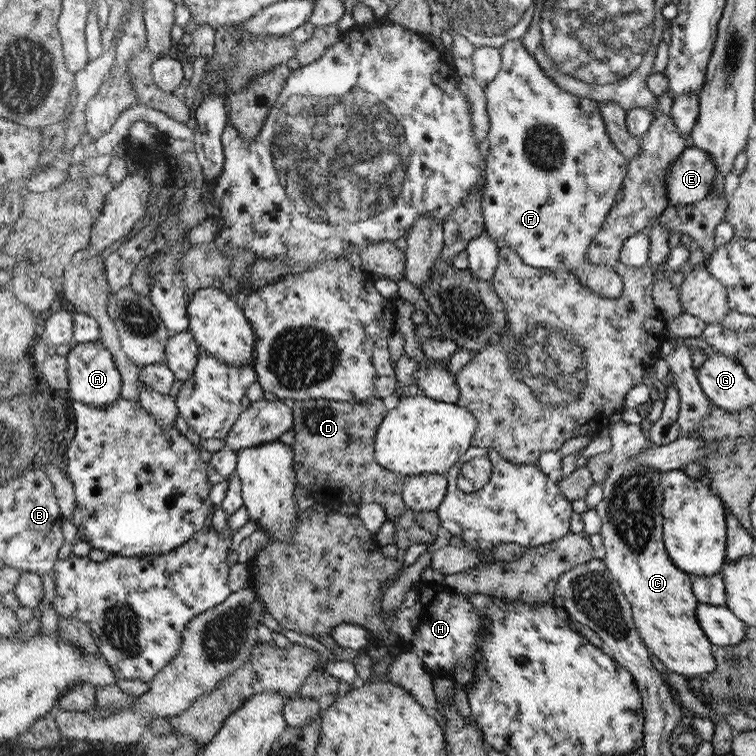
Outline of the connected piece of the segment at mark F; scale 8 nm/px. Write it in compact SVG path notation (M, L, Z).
M512 40L504 43L501 49L501 69L493 78L484 85L484 95L487 96L487 111L488 111L488 138L486 144L488 145L487 162L485 164L485 198L482 205L483 218L485 221L485 230L487 234L494 238L502 238L506 242L506 248L514 250L519 253L519 256L533 267L548 269L550 271L556 269L570 269L576 273L576 277L580 283L588 287L591 292L603 296L603 298L620 297L623 292L623 280L609 267L593 267L588 262L588 247L591 246L592 240L599 235L599 231L607 221L607 216L610 214L614 202L616 202L616 194L622 188L622 182L626 182L626 174L630 171L630 162L623 153L616 148L615 143L608 135L607 125L604 124L604 118L600 114L598 102L588 97L579 98L565 90L562 90L554 83L545 73L542 68L538 66L534 57L524 49L521 40Z

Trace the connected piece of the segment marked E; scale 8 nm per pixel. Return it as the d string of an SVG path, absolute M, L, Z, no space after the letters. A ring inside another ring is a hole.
M689 146L673 162L666 178L670 206L687 206L702 201L719 174L719 168L708 152Z

